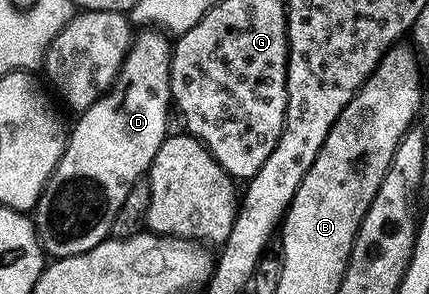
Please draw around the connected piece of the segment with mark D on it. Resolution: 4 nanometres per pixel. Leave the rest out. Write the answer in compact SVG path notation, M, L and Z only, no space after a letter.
M147 27L142 31L134 34L133 40L127 54L123 60L123 66L119 69L119 73L115 76L115 81L111 88L103 94L102 97L97 98L93 104L83 113L78 114L75 129L70 130L67 146L61 155L61 159L57 163L57 167L53 171L53 175L49 175L49 179L45 183L45 187L41 191L41 195L37 199L33 210L33 224L35 232L39 235L39 246L43 248L44 254L48 258L58 259L61 257L72 257L73 255L81 255L85 251L89 251L93 247L97 247L101 242L108 240L111 232L111 224L113 223L113 215L117 215L117 207L121 207L121 203L125 203L125 195L129 195L129 191L133 187L133 183L137 183L150 170L153 163L153 155L157 155L157 151L167 140L169 130L167 130L167 109L172 108L171 104L171 51L173 48L172 42L169 40L166 32L160 31L155 27Z

